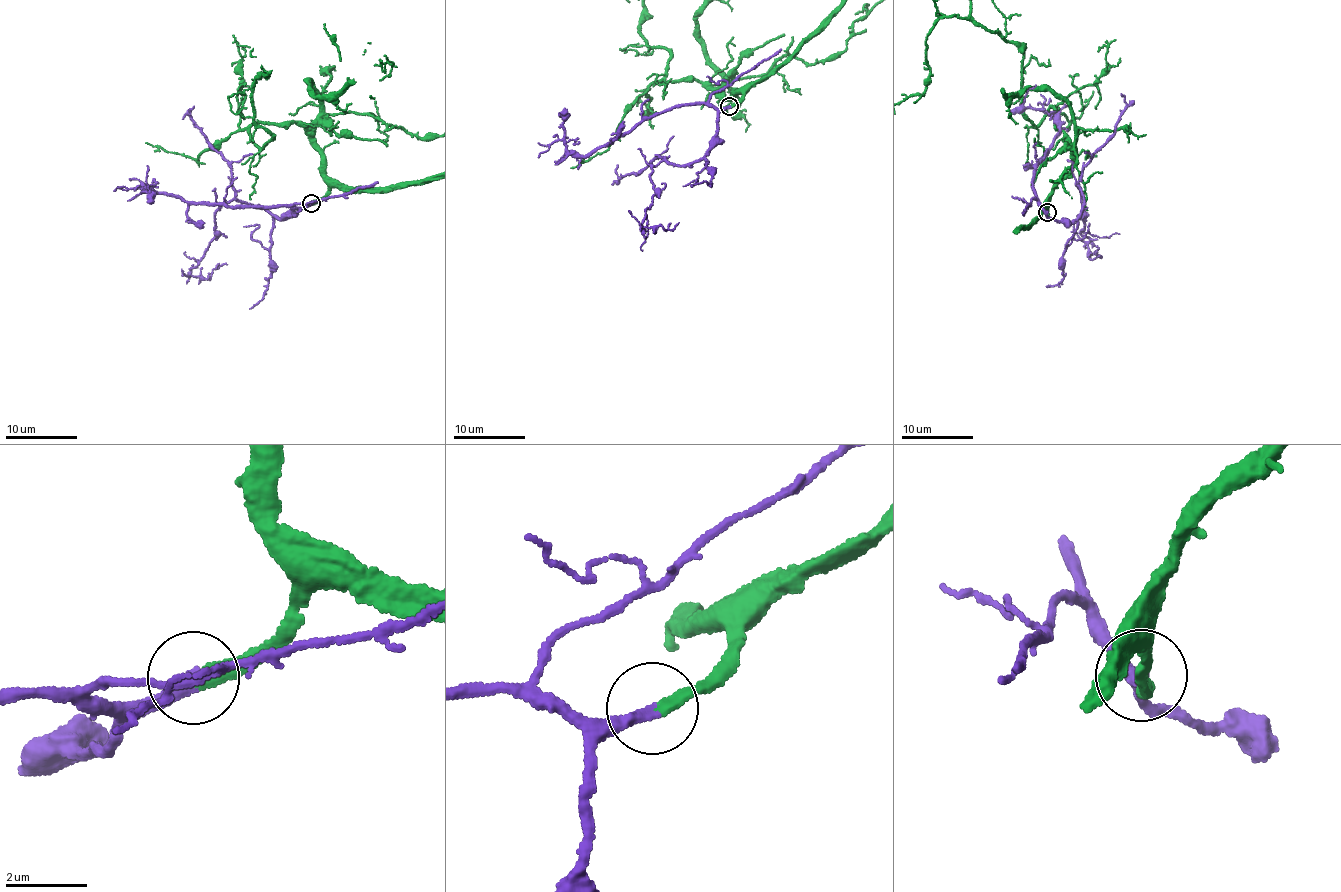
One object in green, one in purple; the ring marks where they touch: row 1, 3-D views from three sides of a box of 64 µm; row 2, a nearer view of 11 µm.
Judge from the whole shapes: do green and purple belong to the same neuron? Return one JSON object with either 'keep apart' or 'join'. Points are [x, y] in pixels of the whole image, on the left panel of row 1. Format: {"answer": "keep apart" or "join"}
{"answer": "join"}

